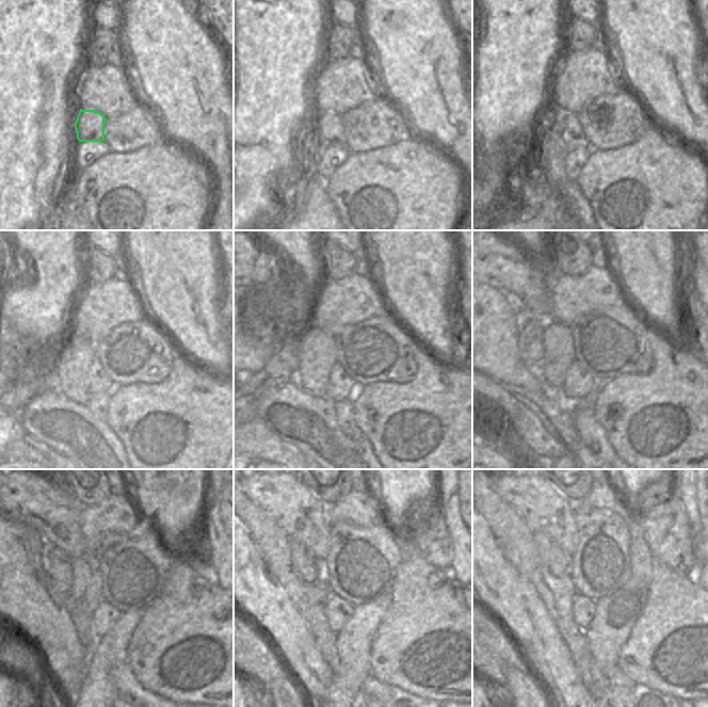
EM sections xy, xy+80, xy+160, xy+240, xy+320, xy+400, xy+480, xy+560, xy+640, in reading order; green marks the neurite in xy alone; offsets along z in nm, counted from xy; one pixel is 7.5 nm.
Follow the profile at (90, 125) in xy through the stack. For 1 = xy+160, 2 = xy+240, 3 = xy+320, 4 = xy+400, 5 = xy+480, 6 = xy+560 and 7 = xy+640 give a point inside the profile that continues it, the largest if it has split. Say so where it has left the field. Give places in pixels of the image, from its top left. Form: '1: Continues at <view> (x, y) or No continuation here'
1: Continues at xy+160 (573, 137)
2: Continues at xy+240 (98, 381)
3: Continues at xy+320 (339, 383)
4: Continues at xy+400 (578, 383)
5: Continues at xy+480 (105, 615)
6: Continues at xy+560 (338, 611)
7: Continues at xy+640 (583, 609).

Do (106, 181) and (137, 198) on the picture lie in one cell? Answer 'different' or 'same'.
same

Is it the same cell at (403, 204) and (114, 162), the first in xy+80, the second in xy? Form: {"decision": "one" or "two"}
{"decision": "one"}

